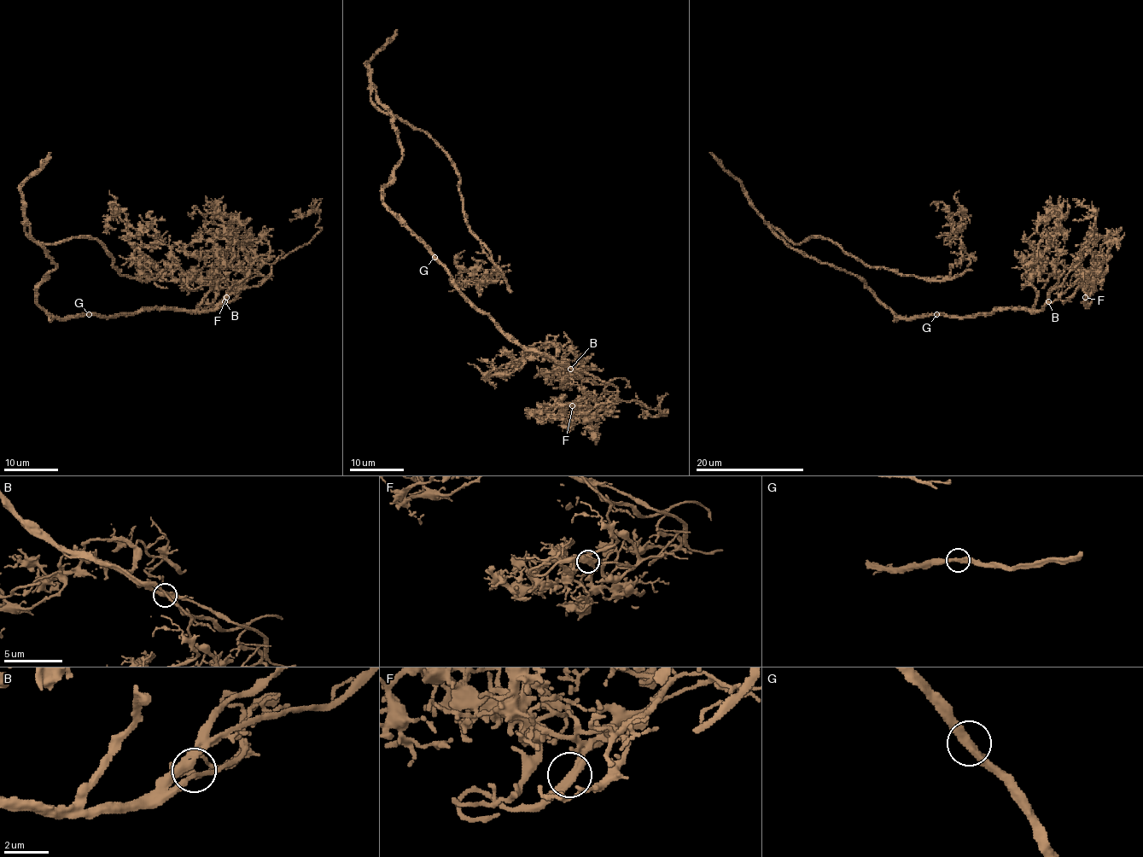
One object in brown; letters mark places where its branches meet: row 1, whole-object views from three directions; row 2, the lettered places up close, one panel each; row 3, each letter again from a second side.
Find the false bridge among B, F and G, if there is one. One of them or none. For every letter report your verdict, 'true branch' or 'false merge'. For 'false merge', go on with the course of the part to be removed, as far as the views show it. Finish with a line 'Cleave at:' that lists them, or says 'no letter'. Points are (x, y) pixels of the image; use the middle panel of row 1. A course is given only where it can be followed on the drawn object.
B: true branch
F: true branch
G: true branch
Cleave at: no letter

